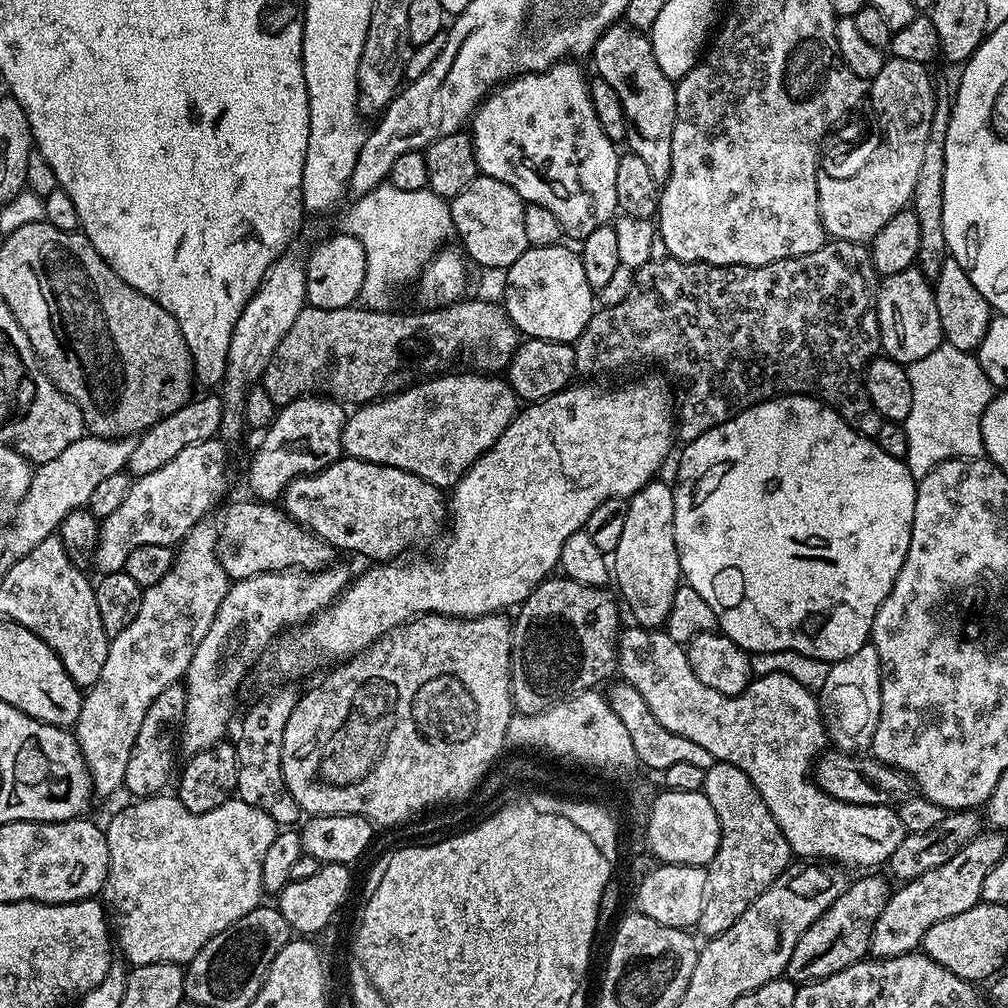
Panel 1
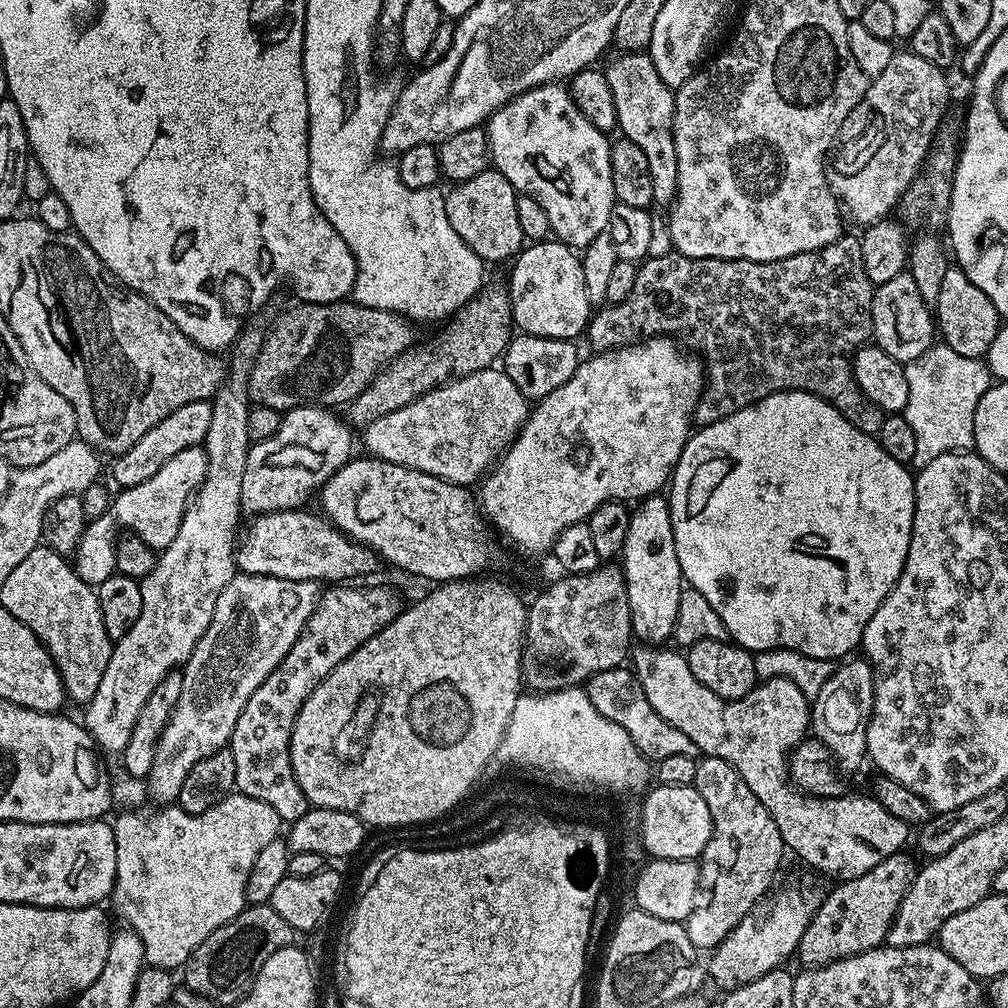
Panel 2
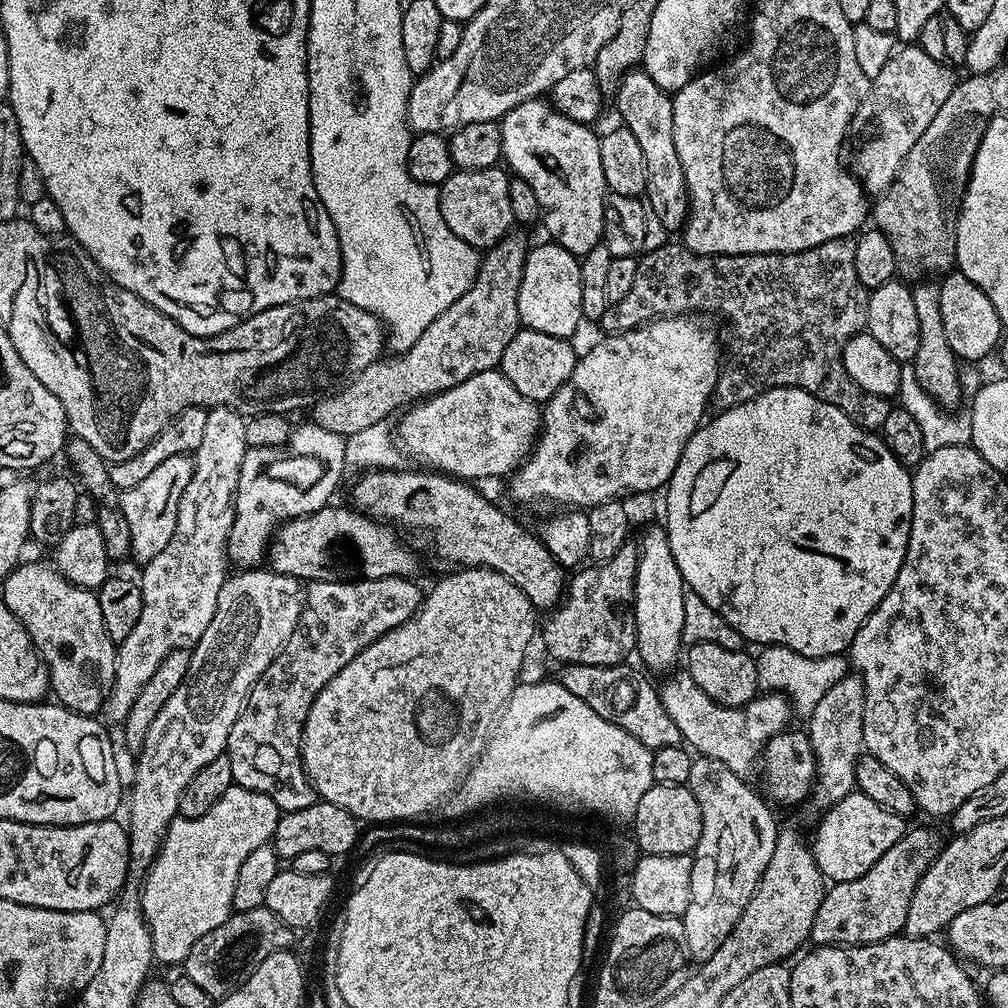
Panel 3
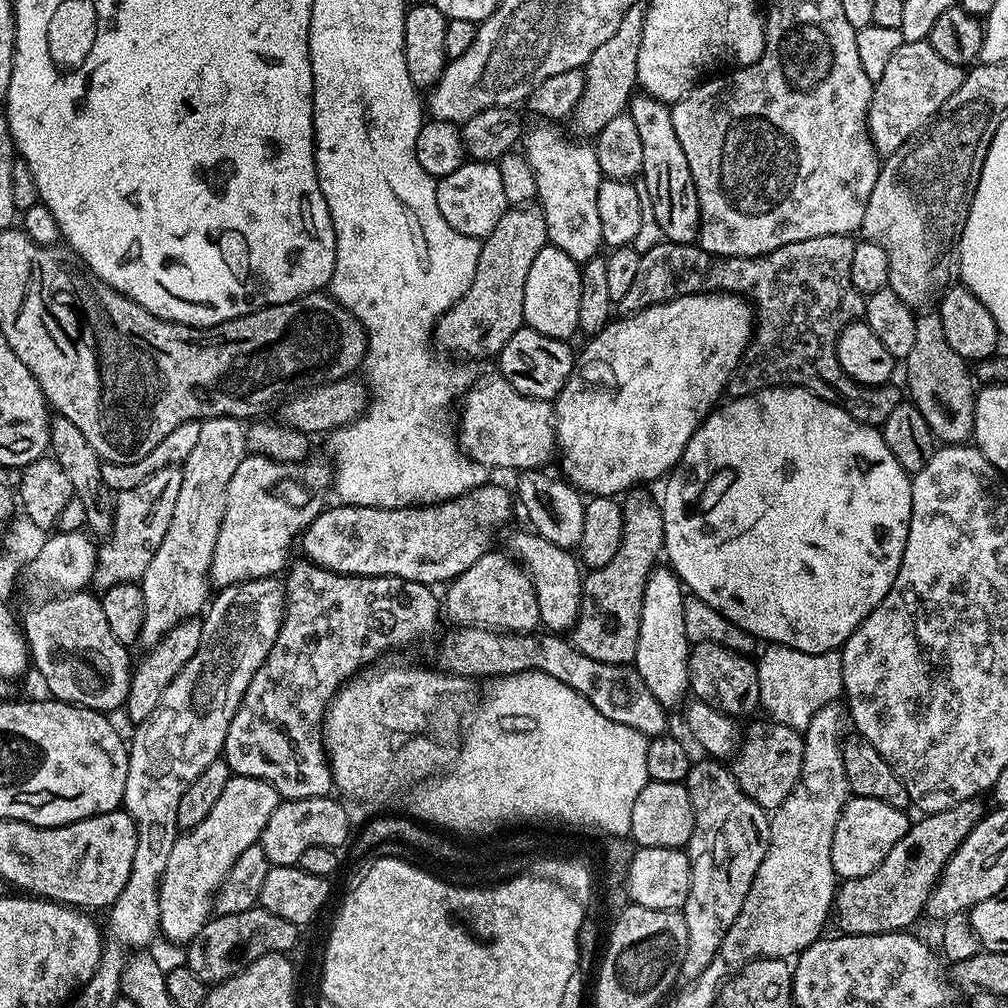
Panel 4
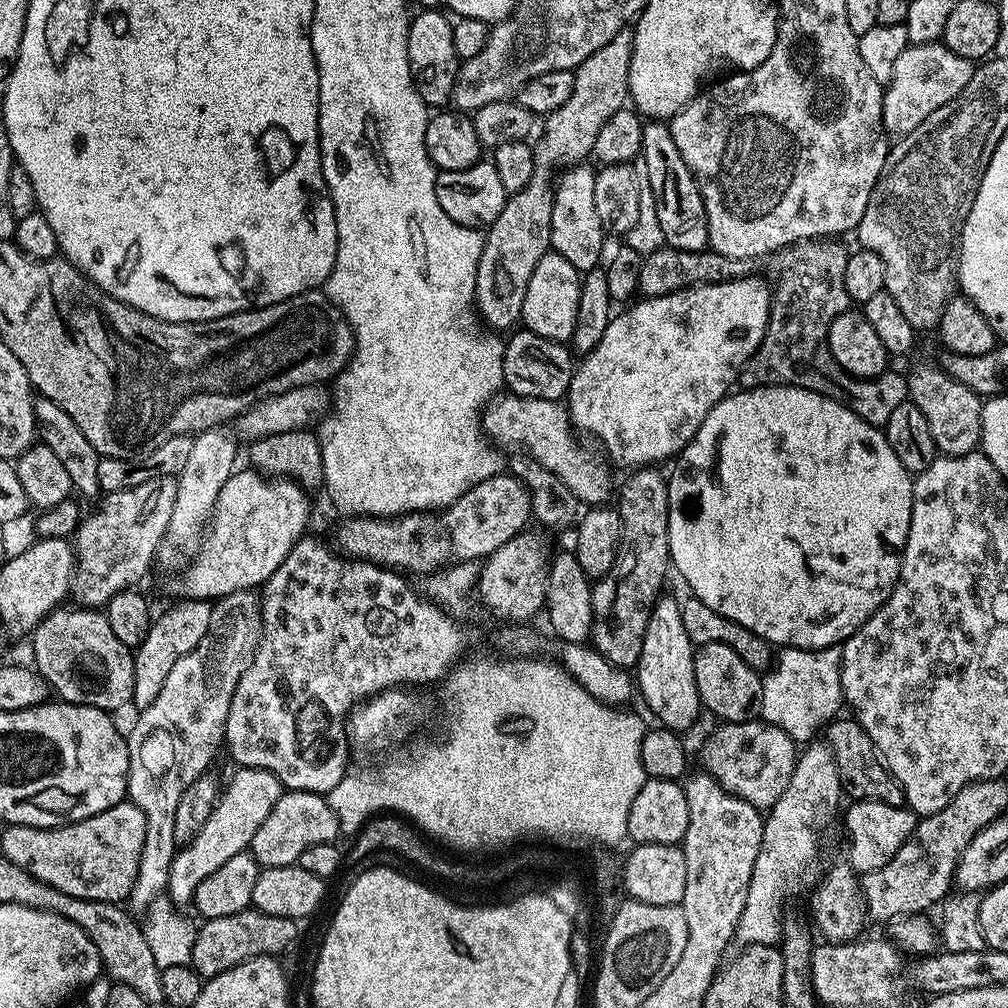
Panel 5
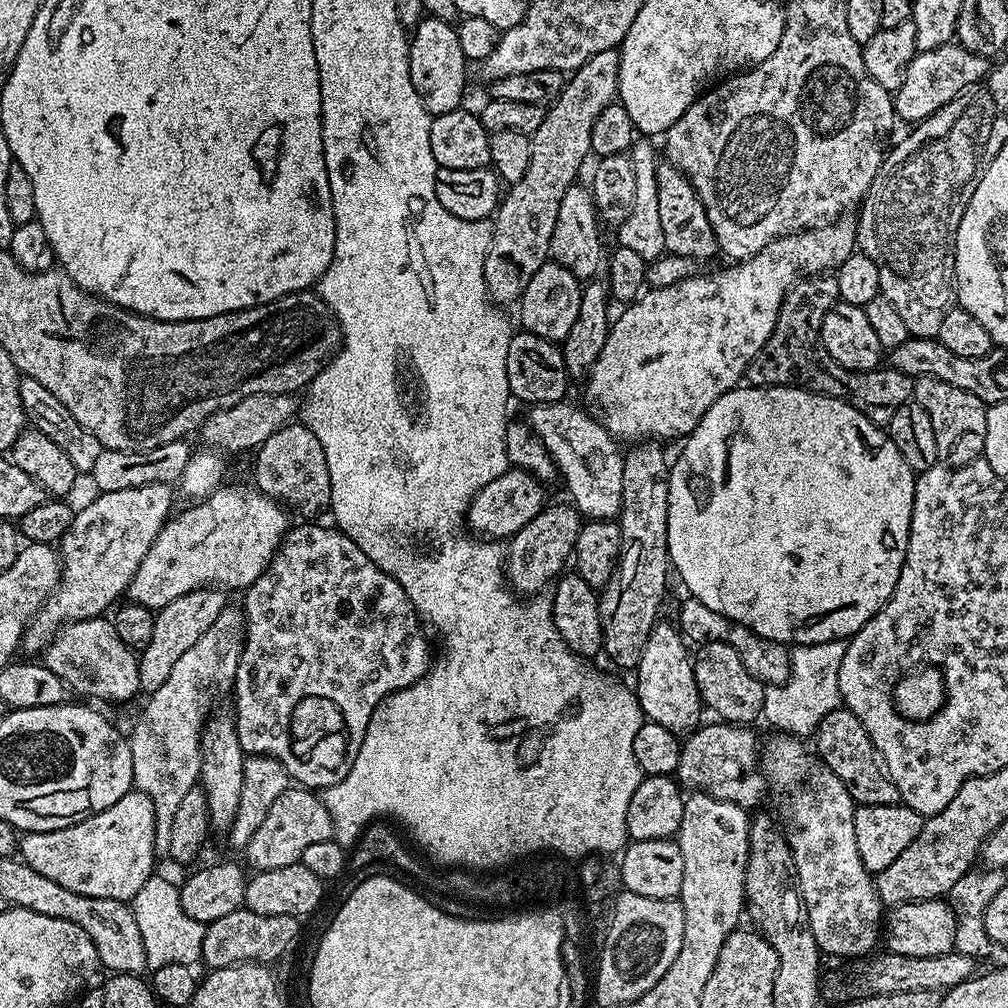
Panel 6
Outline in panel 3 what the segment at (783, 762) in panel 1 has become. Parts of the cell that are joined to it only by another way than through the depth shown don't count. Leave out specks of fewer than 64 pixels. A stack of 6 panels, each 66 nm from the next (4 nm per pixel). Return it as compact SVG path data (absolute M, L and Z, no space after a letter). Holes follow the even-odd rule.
M680 670L676 674L677 676L673 680L666 681L664 685L661 683L658 691L662 706L666 706L666 714L670 714L670 718L674 718L674 726L678 726L683 743L699 755L718 758L718 762L730 766L730 770L734 774L745 778L751 777L751 772L755 768L757 771L758 765L761 763L764 745L777 736L779 732L785 731L789 727L788 719L793 719L794 713L787 696L782 696L778 692L765 692L757 695L756 699L749 704L743 704L740 708L727 708L714 702L714 698L710 698L710 694L706 694L706 690L699 688L688 677L687 671ZM859 794L842 798L823 813L816 833L810 836L812 857L825 881L841 884L862 878L906 831L905 817L880 808L878 802Z

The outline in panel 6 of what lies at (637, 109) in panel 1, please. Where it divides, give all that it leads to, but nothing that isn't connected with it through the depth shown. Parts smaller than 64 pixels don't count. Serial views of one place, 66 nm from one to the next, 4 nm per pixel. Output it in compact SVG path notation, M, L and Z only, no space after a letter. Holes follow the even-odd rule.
M660 162L657 166L658 209L665 239L665 253L694 258L698 262L708 260L720 252L720 244L716 241L714 226L710 226L710 218L689 182L688 177L671 162Z

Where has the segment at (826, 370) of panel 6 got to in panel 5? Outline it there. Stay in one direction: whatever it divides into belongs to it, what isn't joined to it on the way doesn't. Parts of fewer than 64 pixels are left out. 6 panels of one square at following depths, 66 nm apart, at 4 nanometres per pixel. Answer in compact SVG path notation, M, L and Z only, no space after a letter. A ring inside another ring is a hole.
M817 238L794 244L779 253L781 280L772 288L768 329L756 353L744 363L738 384L741 389L767 388L770 384L789 384L791 388L805 388L838 401L842 406L854 410L854 414L858 414L858 418L862 418L868 424L873 424L876 428L883 429L890 419L890 414L898 406L910 400L908 378L907 375L901 374L899 376L895 370L889 370L883 372L881 376L863 380L857 376L851 376L846 370L842 370L842 366L838 366L834 354L830 354L830 346L828 345L830 322L834 322L836 316L842 315L850 308L850 301L846 294L846 282L844 281L849 249L843 248L839 244L840 242L836 238Z

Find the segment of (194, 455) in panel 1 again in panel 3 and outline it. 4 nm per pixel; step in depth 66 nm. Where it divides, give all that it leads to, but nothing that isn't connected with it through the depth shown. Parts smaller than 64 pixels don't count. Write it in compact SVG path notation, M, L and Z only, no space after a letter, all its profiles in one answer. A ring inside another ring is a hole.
M191 455L166 458L158 470L154 470L143 482L130 490L120 492L118 503L128 523L128 543L131 555L140 559L141 565L149 564L162 550L166 542L174 538L174 526L178 522L178 502L192 477L194 460Z

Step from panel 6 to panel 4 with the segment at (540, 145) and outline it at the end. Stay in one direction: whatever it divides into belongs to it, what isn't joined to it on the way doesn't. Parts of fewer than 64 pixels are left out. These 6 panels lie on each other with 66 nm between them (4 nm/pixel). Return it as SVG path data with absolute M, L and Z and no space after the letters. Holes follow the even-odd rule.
M636 3L622 14L622 22L618 22L618 30L590 54L588 63L584 65L586 86L578 106L574 106L570 117L571 135L576 138L595 138L599 132L615 117L626 112L628 101L637 91L636 75L638 74L638 50L642 46L642 26L646 22L646 7ZM512 206L502 214L498 226L490 235L483 237L478 254L478 266L474 270L474 282L470 282L470 290L462 294L458 302L449 312L443 312L436 321L434 340L448 353L456 358L472 360L484 360L487 356L499 357L501 350L514 338L518 329L525 327L522 314L522 294L526 294L526 277L530 274L530 266L534 258L538 258L538 250L542 250L548 243L548 231L546 230L546 218L544 212L538 206Z

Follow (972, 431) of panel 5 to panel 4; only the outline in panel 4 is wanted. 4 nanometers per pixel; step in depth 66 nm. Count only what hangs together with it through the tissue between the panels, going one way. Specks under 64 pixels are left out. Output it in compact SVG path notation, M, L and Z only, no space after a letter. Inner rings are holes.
M924 310L916 317L914 326L914 347L910 354L903 357L902 376L908 379L908 392L910 400L915 404L922 417L929 424L932 435L941 445L962 444L971 441L974 436L974 410L976 409L977 389L974 385L974 376L969 365L958 354L954 354L954 349L950 347L950 342L946 342L946 333L942 331L942 318L939 311Z

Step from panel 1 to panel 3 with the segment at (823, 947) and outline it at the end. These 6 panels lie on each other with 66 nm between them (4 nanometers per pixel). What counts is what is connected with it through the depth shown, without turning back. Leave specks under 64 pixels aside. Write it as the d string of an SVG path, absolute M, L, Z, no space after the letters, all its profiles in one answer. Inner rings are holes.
M909 827L904 836L898 838L898 842L894 842L894 846L890 846L890 850L886 850L886 854L882 854L882 858L878 858L878 862L874 862L870 870L866 870L866 874L862 874L862 878L854 878L850 882L841 884L833 883L825 891L822 902L818 906L818 914L814 914L811 943L816 946L873 944L903 933L906 914L910 910L910 898L914 898L914 890L922 874L926 874L926 870L935 862L941 847L942 839L940 840L939 834L934 829Z

